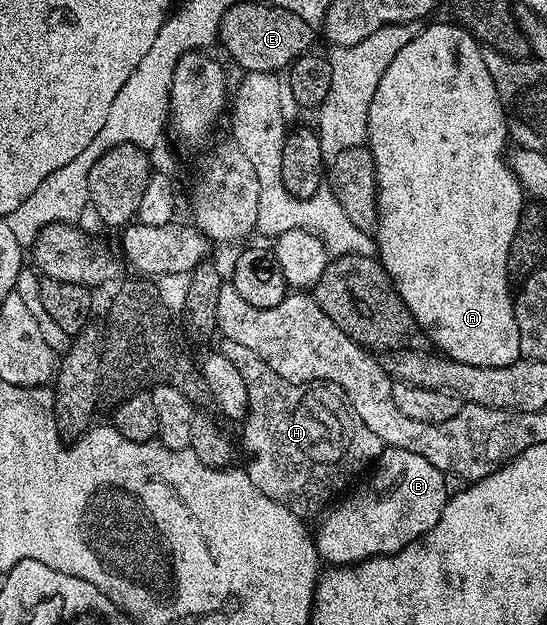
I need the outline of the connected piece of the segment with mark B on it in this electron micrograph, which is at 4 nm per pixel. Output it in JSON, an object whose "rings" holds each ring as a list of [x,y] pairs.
{"rings":[[[385,447],[372,471],[373,479],[367,480],[358,491],[350,490],[340,502],[330,506],[324,512],[320,520],[322,523],[318,525],[317,531],[315,527],[317,554],[333,567],[352,567],[355,563],[374,559],[377,555],[394,555],[399,549],[423,537],[437,524],[443,513],[447,498],[446,472],[435,469],[435,465],[427,461],[427,457],[419,457],[419,453],[411,453],[411,449]]]}

